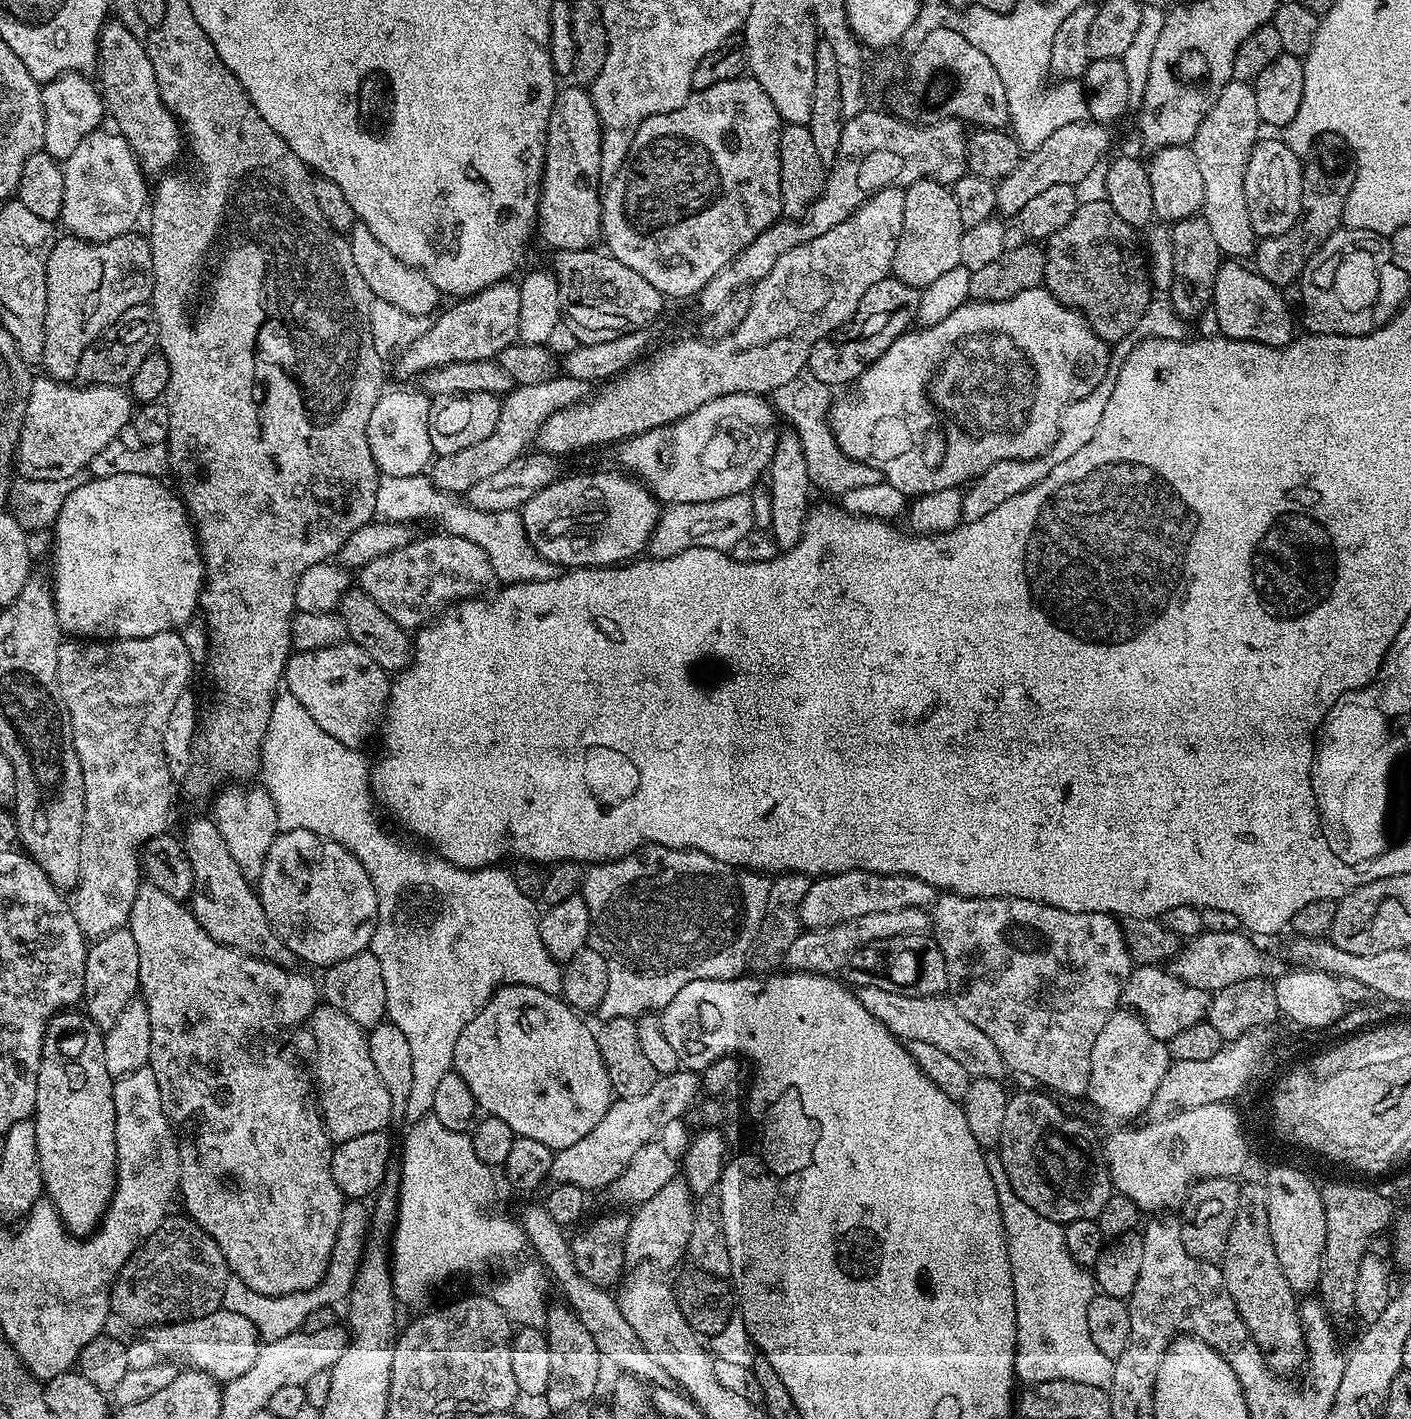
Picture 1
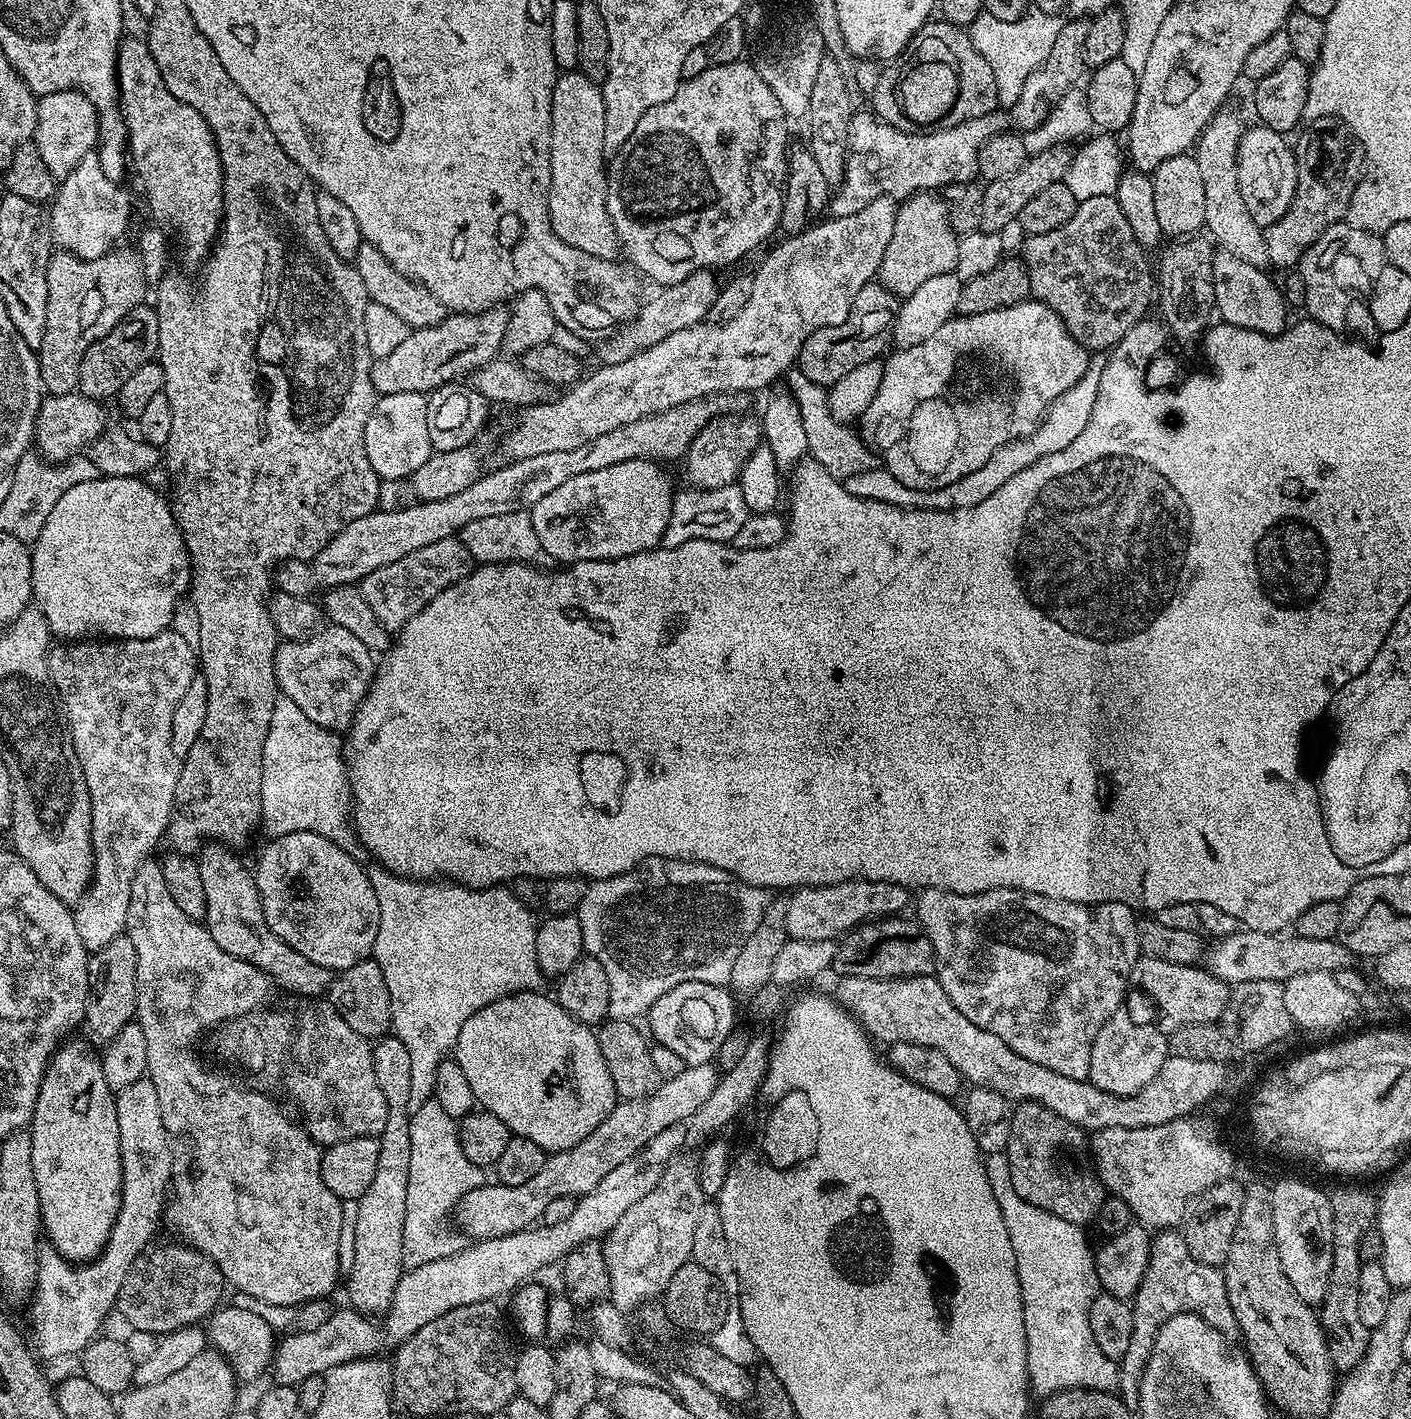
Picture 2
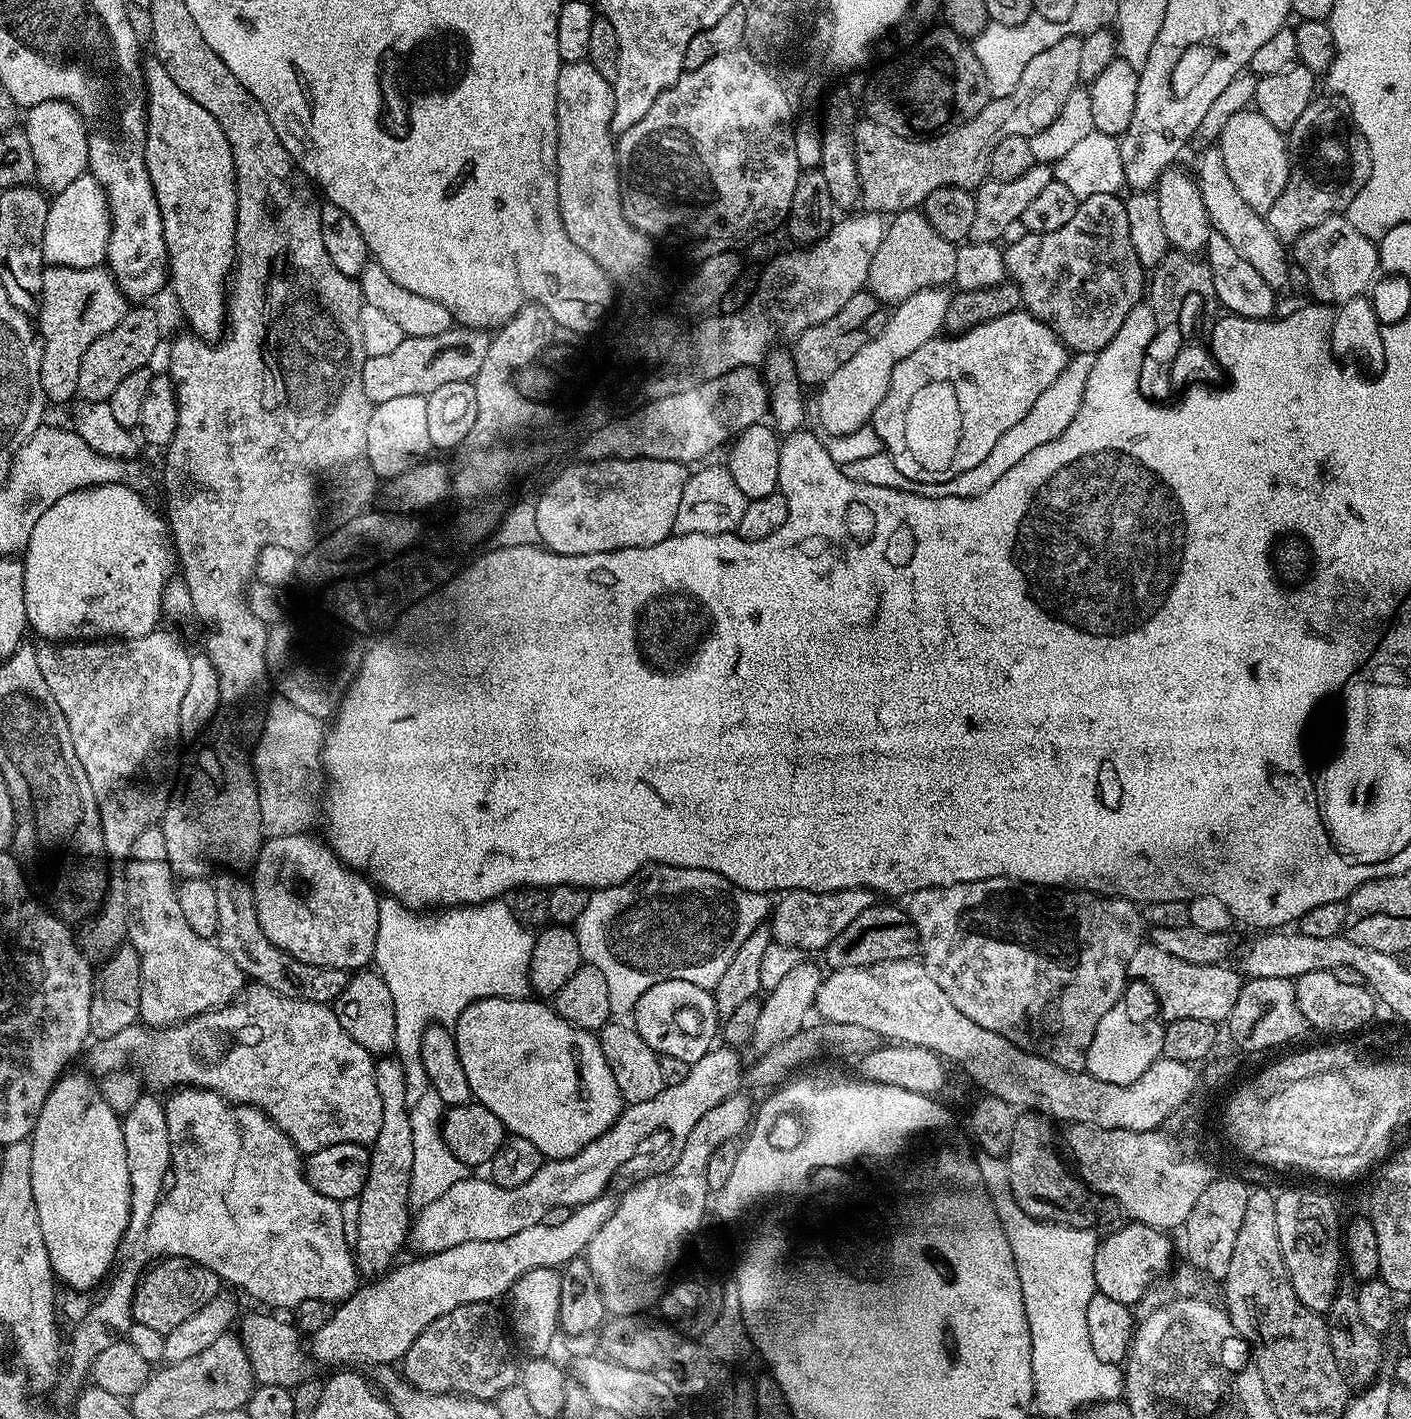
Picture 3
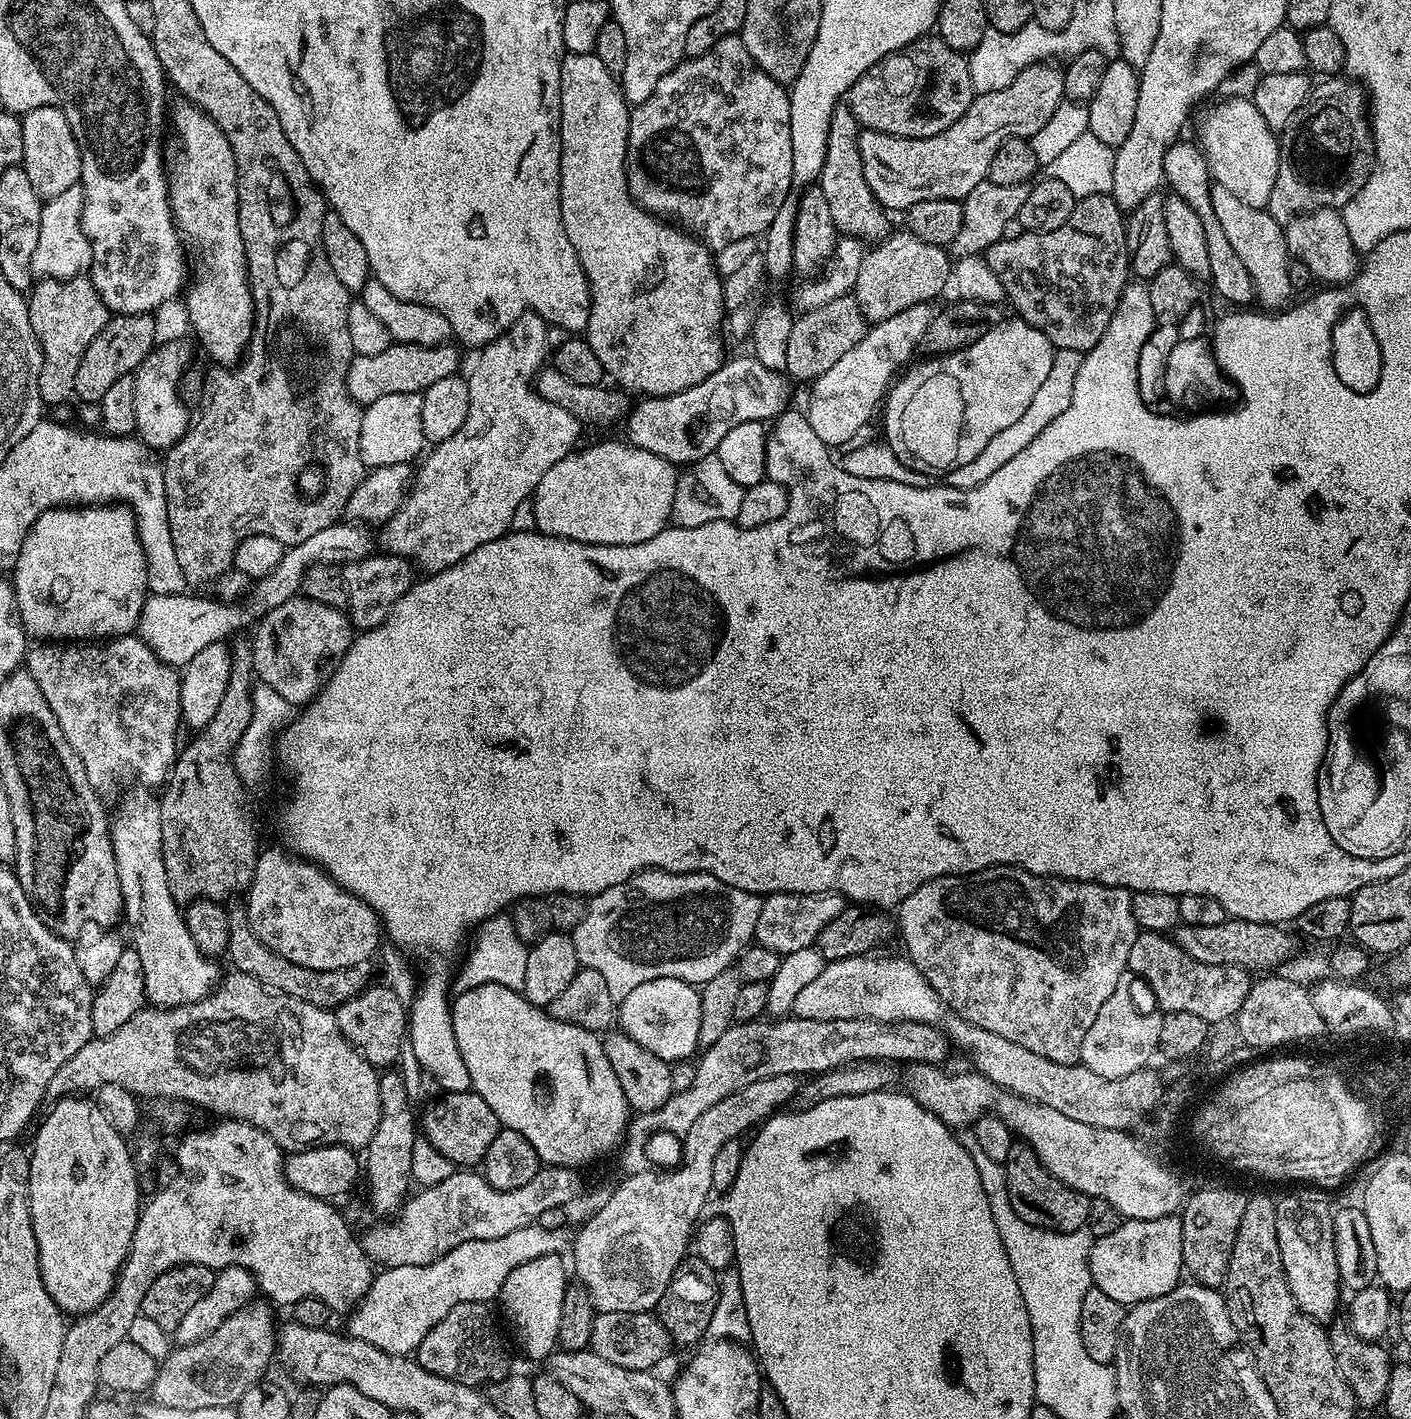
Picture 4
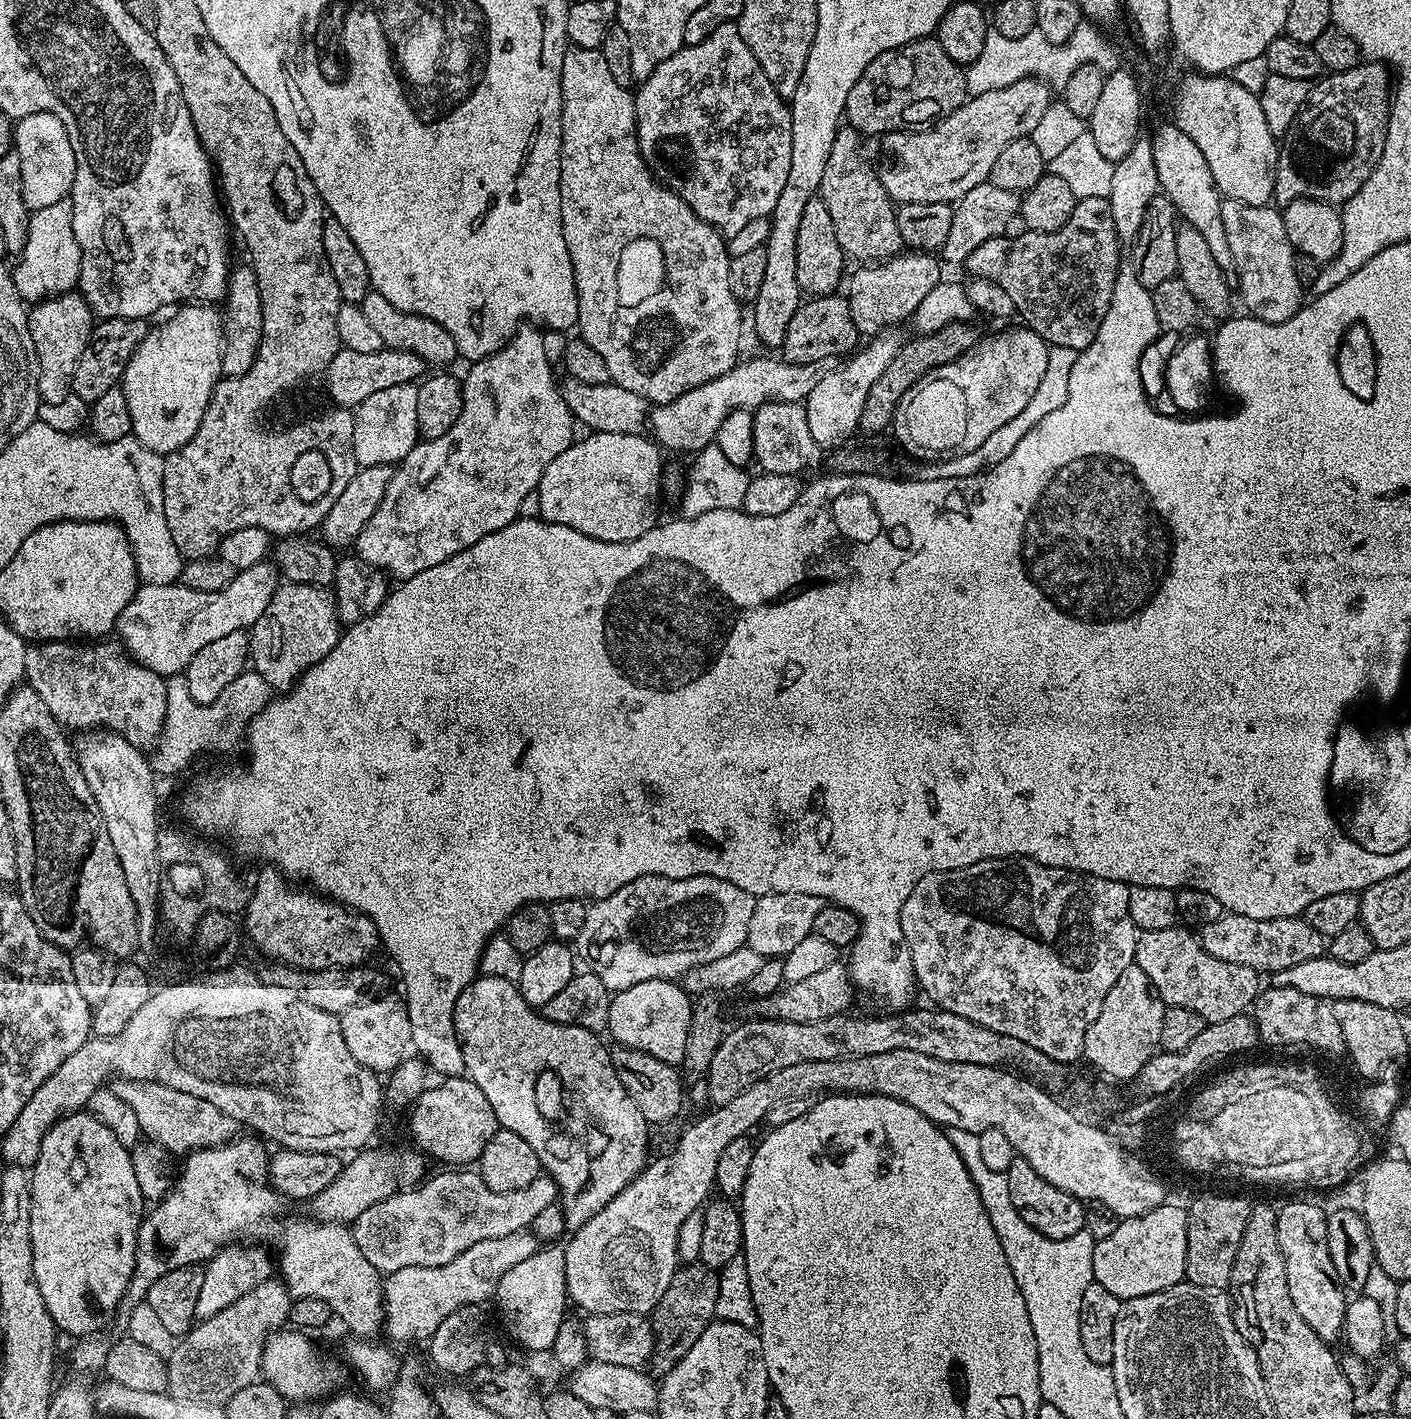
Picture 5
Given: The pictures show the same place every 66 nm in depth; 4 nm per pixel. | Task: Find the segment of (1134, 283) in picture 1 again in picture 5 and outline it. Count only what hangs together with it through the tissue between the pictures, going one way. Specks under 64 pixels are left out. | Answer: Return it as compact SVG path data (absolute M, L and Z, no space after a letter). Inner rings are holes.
M1106 197L1086 198L1085 200L1077 199L1074 206L1074 214L1070 214L1070 218L1066 222L1066 226L1062 226L1057 232L1026 232L1021 237L1008 238L999 236L998 238L990 238L990 242L982 242L982 246L978 246L978 250L974 250L974 254L970 254L970 258L966 261L966 268L972 271L973 277L981 280L989 280L998 286L1002 286L1002 290L1006 290L1006 294L1010 294L1010 302L1014 302L1019 319L1027 327L1036 331L1036 333L1044 339L1050 346L1070 346L1070 350L1080 353L1083 348L1090 346L1090 342L1094 342L1094 334L1098 334L1098 326L1102 326L1102 318L1106 318L1106 310L1110 310L1110 298L1114 294L1114 278L1120 269L1122 253L1120 253L1122 241L1118 230L1114 226L1114 213L1110 210L1110 202Z

